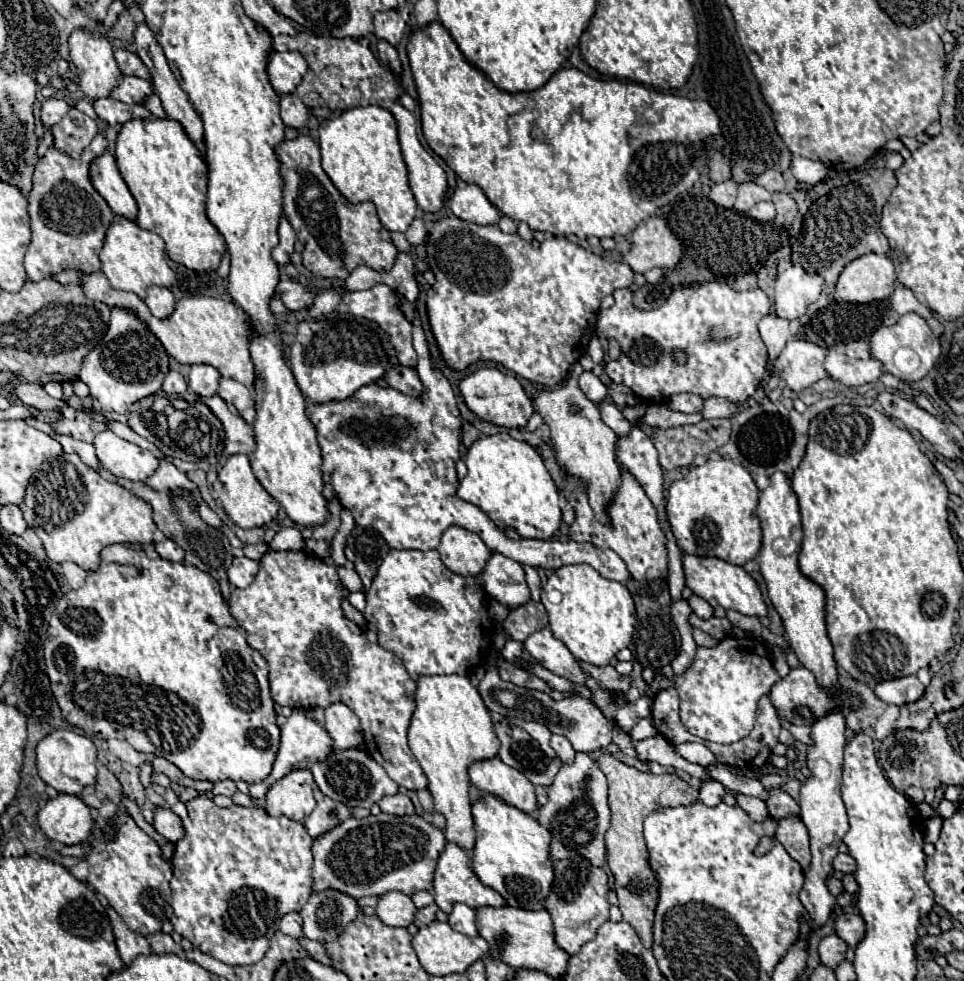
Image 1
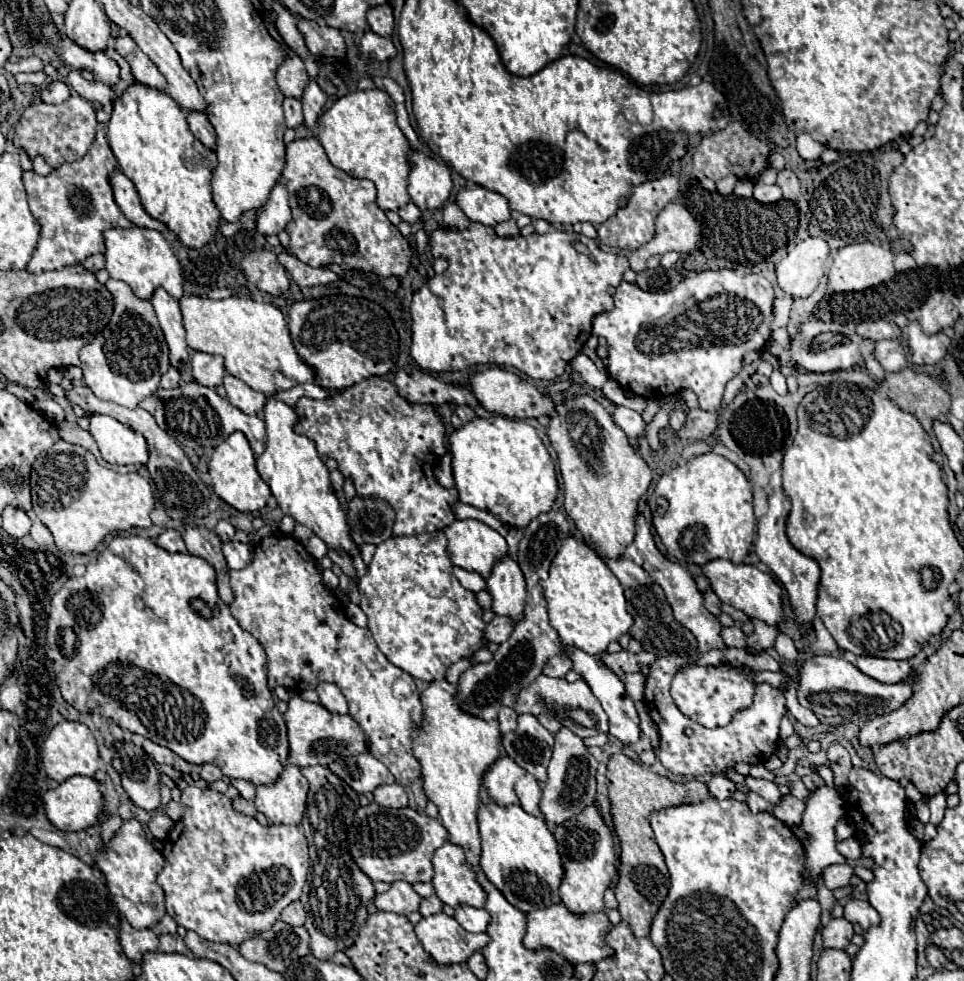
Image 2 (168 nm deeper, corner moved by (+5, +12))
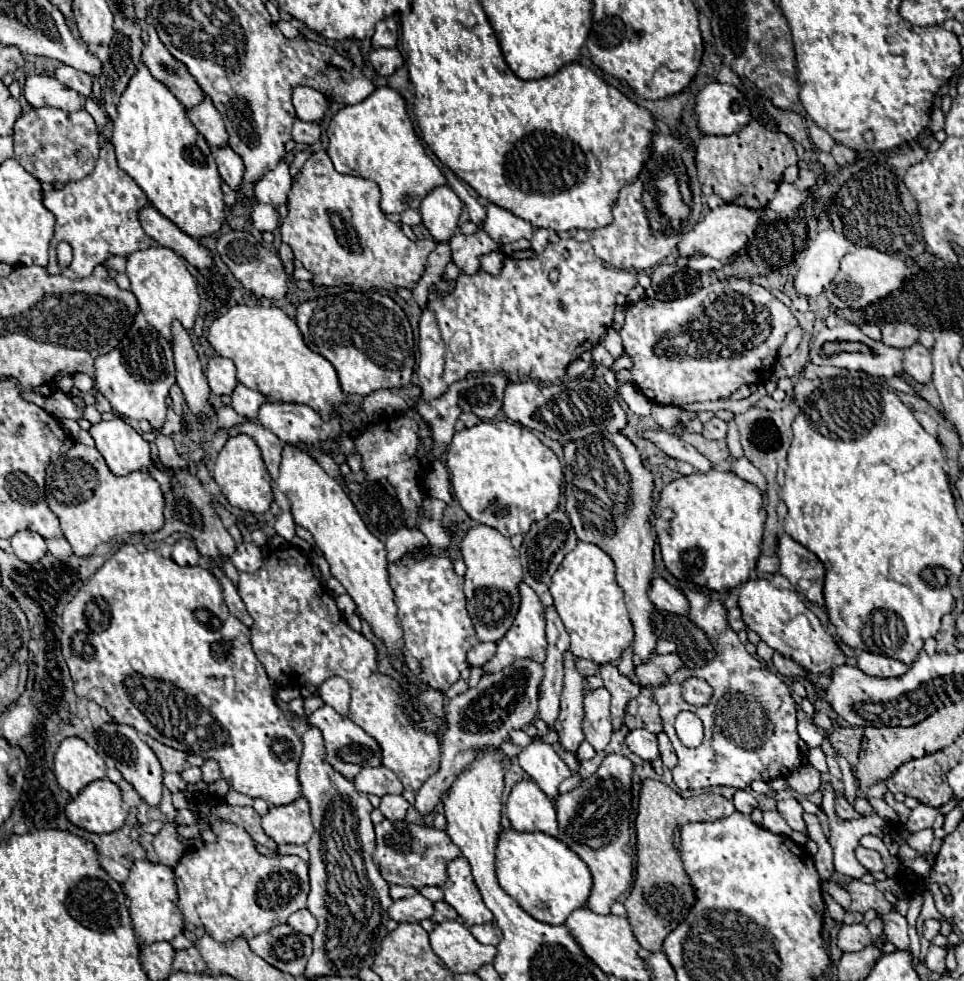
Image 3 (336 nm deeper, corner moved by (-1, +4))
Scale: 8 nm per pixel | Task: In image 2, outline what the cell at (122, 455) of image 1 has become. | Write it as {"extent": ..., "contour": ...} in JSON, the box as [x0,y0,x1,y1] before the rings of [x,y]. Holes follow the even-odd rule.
{"extent":[89,414,149,466],"contour":[[[93,414],[89,432],[95,438],[105,462],[113,466],[147,464],[149,450],[143,434],[117,422],[115,418]]]}

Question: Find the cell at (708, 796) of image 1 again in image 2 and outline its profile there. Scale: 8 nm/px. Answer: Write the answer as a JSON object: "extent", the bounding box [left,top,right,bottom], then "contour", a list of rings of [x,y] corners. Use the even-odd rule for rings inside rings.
{"extent":[709,774,735,800],"contour":[[[713,774],[711,780],[709,780],[709,792],[711,796],[723,800],[723,798],[729,798],[733,792],[735,792],[735,784],[731,780],[727,780],[723,774]]]}

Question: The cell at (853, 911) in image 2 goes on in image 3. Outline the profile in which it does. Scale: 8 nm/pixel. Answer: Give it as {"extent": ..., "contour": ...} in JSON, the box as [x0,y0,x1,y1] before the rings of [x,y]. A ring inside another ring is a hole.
{"extent":[881,912,909,950],"contour":[[[889,912],[881,916],[885,922],[885,936],[899,948],[899,950],[909,950],[909,934],[907,934],[907,922],[905,916],[899,912]]]}

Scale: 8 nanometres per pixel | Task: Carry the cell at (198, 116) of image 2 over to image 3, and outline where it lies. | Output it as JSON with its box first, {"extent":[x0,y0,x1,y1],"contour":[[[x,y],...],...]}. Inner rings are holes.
{"extent":[213,148,245,192],"contour":[[[223,148],[223,150],[213,150],[213,158],[219,166],[219,174],[223,178],[223,182],[239,192],[241,184],[243,184],[243,174],[245,174],[245,164],[243,160],[231,150],[231,148]]]}

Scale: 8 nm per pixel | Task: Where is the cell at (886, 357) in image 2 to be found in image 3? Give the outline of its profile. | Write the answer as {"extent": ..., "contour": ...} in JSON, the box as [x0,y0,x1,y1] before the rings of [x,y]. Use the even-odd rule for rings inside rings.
{"extent":[903,344,933,384],"contour":[[[915,344],[905,350],[903,356],[905,372],[919,384],[929,384],[931,374],[933,374],[933,364],[931,364],[931,352],[923,344]]]}

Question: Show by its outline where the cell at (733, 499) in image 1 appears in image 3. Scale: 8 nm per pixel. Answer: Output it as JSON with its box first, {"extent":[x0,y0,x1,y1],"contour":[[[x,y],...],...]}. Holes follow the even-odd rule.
{"extent":[655,472,765,592],"contour":[[[733,472],[681,476],[667,484],[655,510],[655,532],[665,568],[679,580],[727,592],[749,580],[761,554],[765,508],[761,492]]]}

